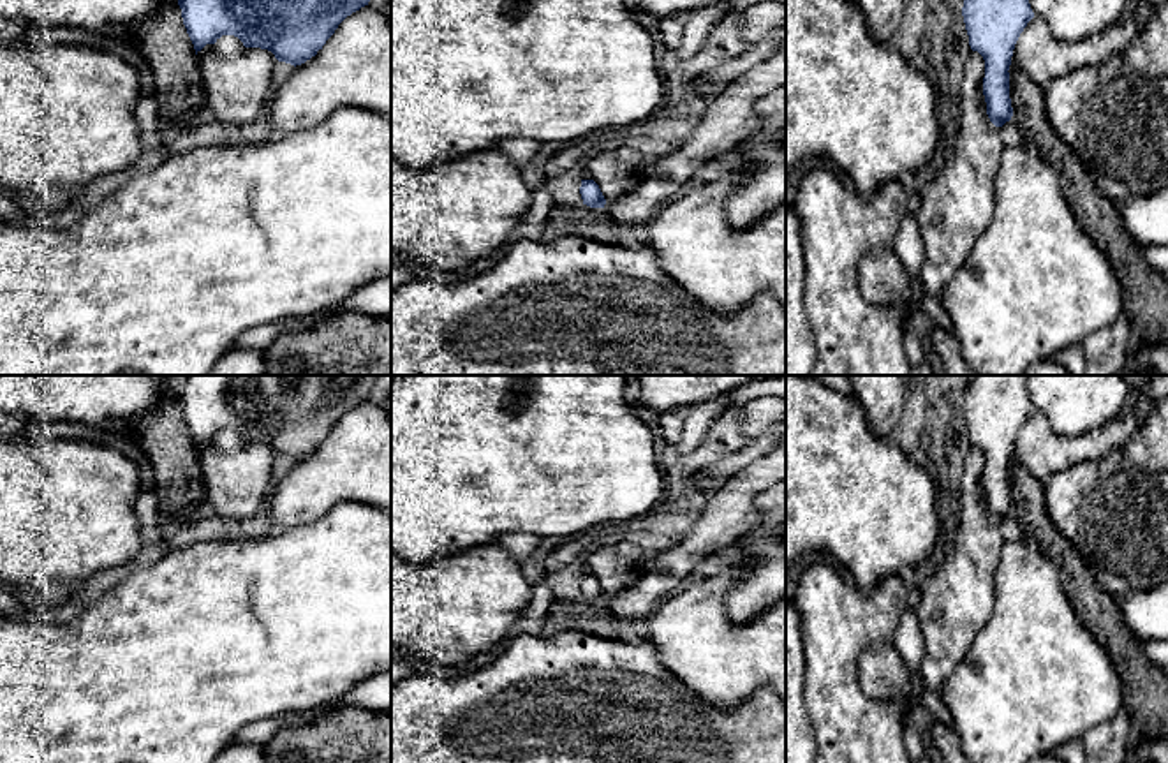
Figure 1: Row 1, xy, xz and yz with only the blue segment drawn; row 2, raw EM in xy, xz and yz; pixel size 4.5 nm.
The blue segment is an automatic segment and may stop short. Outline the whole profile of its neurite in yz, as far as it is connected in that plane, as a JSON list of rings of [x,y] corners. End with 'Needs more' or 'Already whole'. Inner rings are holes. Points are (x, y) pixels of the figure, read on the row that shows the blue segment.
[[[964,0],[962,16],[971,49],[985,60],[987,115],[1002,127],[1013,116],[1008,72],[1013,49],[1034,12],[1029,0]]]. Already whole

